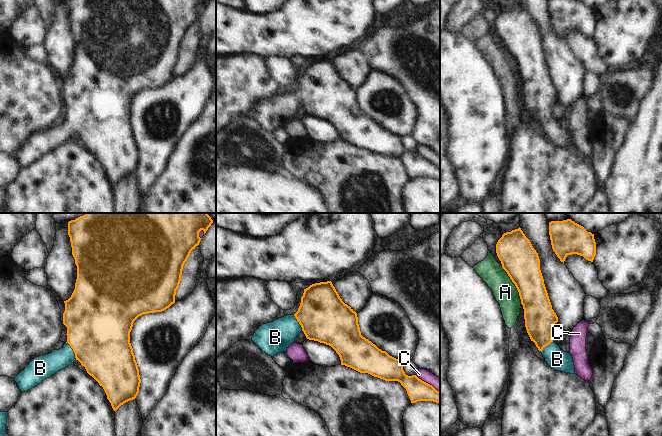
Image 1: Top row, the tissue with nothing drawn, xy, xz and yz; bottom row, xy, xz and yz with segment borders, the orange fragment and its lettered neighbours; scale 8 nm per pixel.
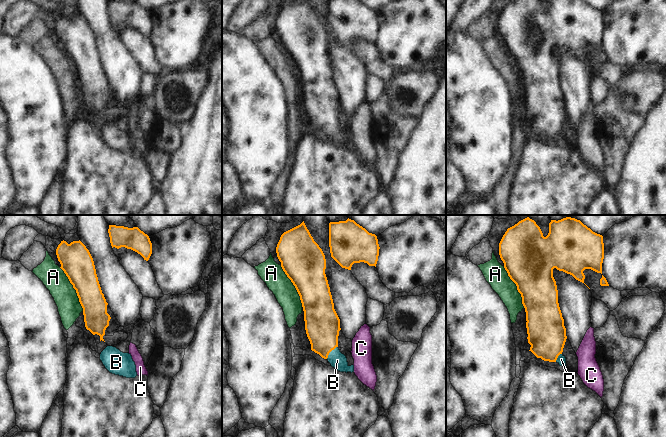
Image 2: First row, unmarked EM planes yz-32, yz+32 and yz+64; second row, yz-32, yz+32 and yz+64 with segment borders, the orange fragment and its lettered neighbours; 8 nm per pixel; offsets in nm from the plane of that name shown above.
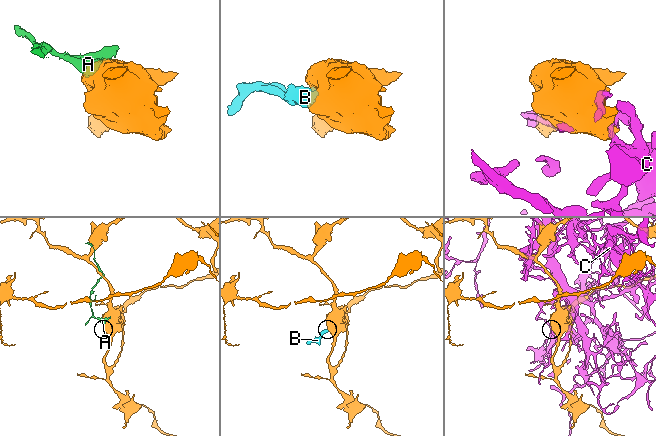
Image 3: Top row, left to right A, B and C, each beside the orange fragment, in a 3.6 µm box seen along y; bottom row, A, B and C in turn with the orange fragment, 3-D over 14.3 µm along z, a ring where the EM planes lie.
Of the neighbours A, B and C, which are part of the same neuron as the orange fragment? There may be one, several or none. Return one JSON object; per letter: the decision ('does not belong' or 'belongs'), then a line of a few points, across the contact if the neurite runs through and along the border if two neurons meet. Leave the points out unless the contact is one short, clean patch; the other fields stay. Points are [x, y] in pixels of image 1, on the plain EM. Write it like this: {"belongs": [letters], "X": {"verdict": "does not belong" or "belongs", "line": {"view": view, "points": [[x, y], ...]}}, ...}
{"belongs": ["B"], "A": {"verdict": "does not belong"}, "B": {"verdict": "belongs", "line": {"view": "xy", "points": [[98, 108], [89, 117], [73, 126], [66, 132], [47, 141]]}}, "C": {"verdict": "does not belong"}}

